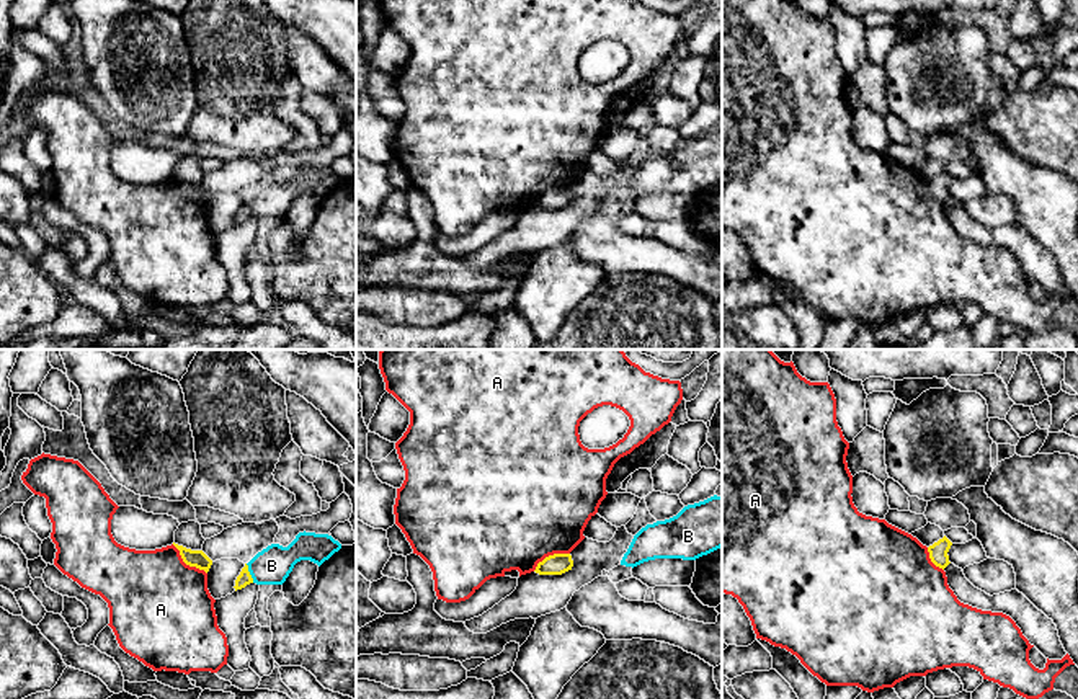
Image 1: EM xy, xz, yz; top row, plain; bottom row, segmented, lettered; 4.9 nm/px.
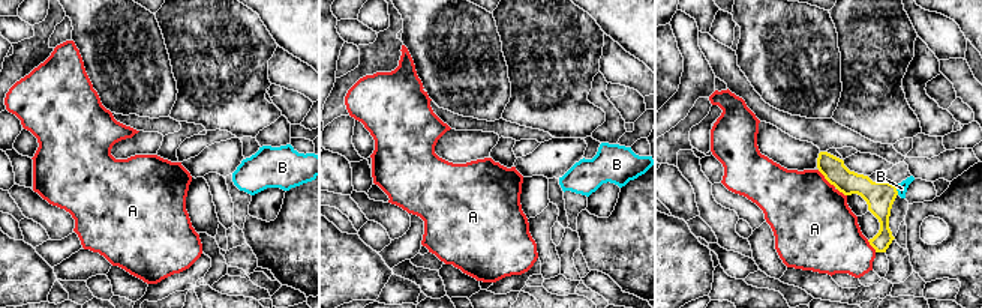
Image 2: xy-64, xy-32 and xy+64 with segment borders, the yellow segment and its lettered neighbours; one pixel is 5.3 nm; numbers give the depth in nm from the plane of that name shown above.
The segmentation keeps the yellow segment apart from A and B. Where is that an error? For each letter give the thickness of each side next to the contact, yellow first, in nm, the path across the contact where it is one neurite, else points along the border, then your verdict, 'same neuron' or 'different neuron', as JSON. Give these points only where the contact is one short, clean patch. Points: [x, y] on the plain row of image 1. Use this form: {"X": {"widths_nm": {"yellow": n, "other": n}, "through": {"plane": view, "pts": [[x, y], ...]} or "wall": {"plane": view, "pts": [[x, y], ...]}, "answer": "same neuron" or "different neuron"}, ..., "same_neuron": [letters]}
{"A": {"widths_nm": {"yellow": 90, "other": 500}, "answer": "different neuron"}, "B": {"widths_nm": {"yellow": 70, "other": 180}, "through": {"plane": "xy", "pts": [[244, 213], [249, 208], [271, 200]]}, "answer": "same neuron"}, "same_neuron": ["B"]}

